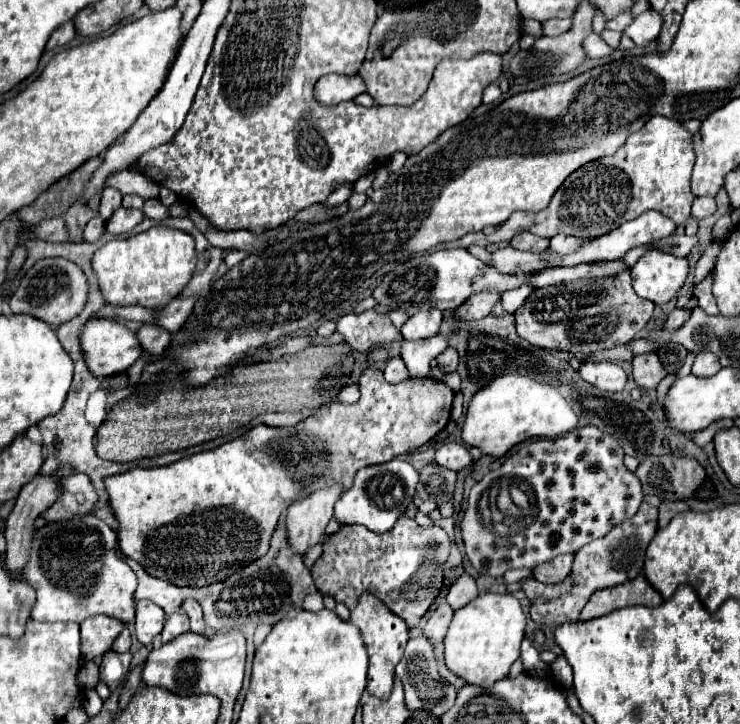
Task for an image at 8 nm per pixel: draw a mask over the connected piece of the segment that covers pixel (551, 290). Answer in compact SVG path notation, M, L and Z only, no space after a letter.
M626 269L600 279L582 279L576 283L572 281L534 289L514 315L518 335L530 345L584 357L632 341L650 321L652 311L652 301L636 297L630 283L630 271Z

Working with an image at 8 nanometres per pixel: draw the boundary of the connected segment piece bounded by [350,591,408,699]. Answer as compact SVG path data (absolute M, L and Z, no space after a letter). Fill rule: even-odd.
M362 593L356 607L350 609L350 621L360 629L364 645L368 649L370 657L370 667L368 667L368 693L386 699L388 693L392 691L392 679L394 679L394 667L400 661L404 653L404 645L408 643L408 627L404 619L394 615L392 611L386 609L386 605L376 599L372 593Z

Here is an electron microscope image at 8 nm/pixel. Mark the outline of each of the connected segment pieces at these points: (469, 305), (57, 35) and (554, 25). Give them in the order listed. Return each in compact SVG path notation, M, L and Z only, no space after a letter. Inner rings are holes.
M494 291L476 293L456 309L456 317L464 319L464 321L478 321L492 311L492 307L496 305L496 301L500 297L502 297L502 293L494 293Z
M68 21L68 23L60 25L60 27L52 33L52 37L48 39L46 49L54 49L54 47L58 47L58 45L66 45L66 43L72 41L74 37L76 37L76 27L74 27L72 21Z
M550 19L546 23L542 23L542 33L544 35L562 35L572 27L572 19Z

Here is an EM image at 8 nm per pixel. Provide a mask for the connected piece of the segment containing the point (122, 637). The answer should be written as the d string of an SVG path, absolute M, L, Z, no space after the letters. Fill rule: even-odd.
M124 629L124 631L118 635L118 639L114 641L112 649L118 651L118 653L126 653L126 651L130 651L130 631L128 631L128 629Z

